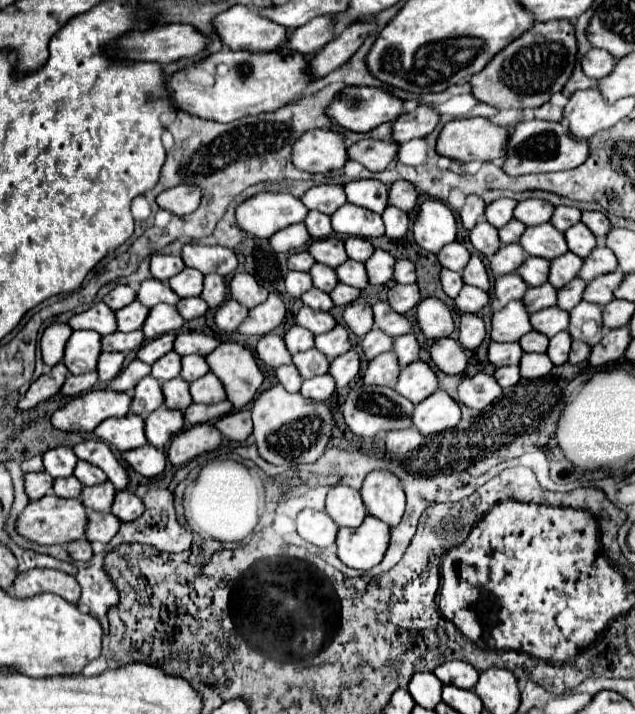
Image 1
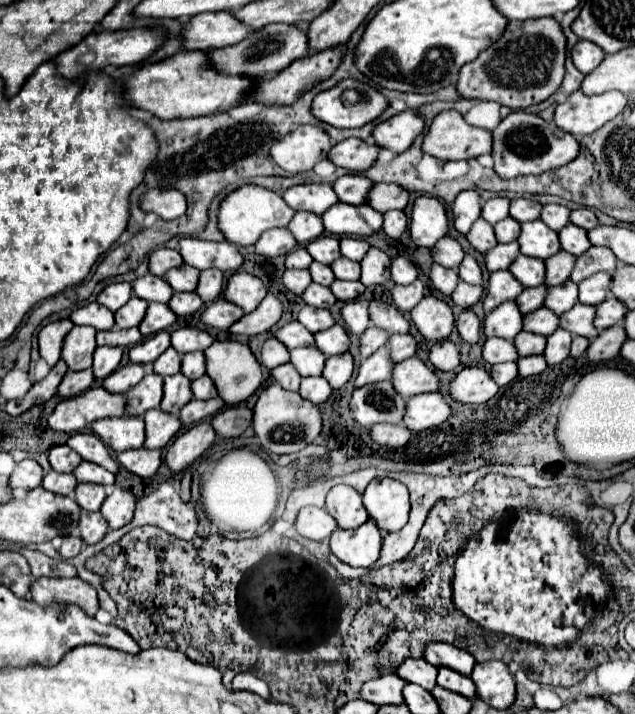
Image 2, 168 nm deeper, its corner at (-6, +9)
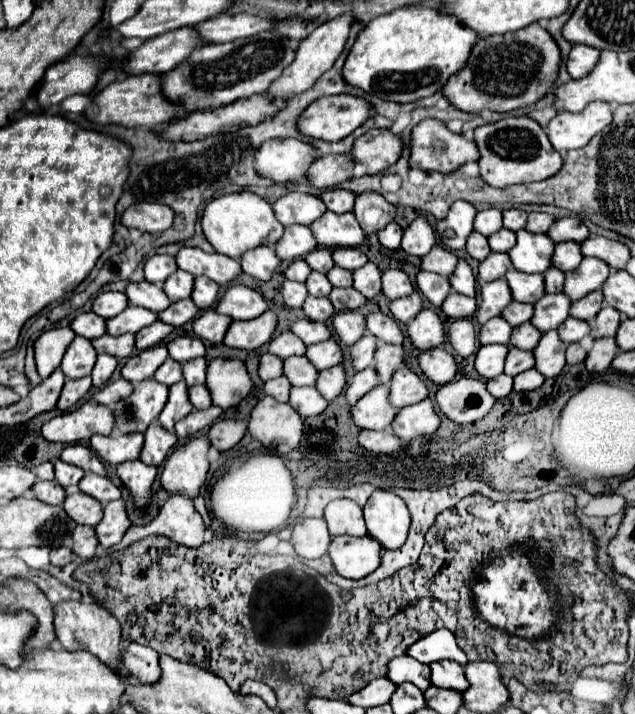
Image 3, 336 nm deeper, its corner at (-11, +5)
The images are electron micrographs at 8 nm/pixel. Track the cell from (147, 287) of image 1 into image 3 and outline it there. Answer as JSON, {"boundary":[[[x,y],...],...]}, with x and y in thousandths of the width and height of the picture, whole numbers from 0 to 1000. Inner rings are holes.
{"boundary":[[[228,392],[225,395],[203,395],[197,403],[197,412],[203,415],[203,423],[209,429],[225,429],[238,437],[254,437],[269,426],[263,412],[250,401],[228,395]]]}

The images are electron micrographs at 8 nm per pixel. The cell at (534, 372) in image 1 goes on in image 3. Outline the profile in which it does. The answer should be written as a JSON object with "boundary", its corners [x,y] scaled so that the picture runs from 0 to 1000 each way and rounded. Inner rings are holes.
{"boundary":[[[836,515],[836,518],[830,518],[830,521],[824,521],[824,524],[817,524],[817,527],[808,529],[808,546],[811,546],[811,549],[846,546],[846,543],[855,538],[855,532],[858,532],[858,529],[855,529],[843,515]]]}

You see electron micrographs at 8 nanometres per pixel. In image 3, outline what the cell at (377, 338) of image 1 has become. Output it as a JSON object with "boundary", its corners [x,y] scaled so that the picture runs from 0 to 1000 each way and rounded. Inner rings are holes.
{"boundary":[[[575,465],[572,473],[553,485],[553,493],[550,493],[550,496],[553,496],[553,504],[556,504],[556,515],[559,515],[562,521],[565,521],[565,518],[575,518],[578,513],[587,510],[591,487],[594,487],[591,471],[584,471],[581,465]]]}

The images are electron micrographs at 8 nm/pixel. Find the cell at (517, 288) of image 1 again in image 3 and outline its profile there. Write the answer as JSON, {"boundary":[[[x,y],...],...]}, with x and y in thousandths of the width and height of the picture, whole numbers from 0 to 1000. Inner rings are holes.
{"boundary":[[[786,389],[780,395],[757,398],[757,426],[748,437],[748,445],[754,454],[764,454],[767,448],[786,443],[786,437],[805,423],[805,409],[795,395],[795,389]]]}

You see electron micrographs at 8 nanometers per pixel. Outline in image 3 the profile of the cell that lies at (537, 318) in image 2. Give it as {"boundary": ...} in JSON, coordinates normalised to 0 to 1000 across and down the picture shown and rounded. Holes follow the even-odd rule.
{"boundary":[[[830,451],[830,454],[820,454],[820,457],[808,459],[808,465],[805,465],[805,482],[802,485],[824,487],[824,490],[839,490],[843,482],[849,479],[849,473],[852,473],[849,462]]]}

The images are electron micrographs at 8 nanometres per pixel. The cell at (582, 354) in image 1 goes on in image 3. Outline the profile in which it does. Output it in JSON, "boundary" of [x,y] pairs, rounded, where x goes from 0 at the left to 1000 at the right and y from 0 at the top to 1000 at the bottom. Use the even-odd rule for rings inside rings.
{"boundary":[[[899,482],[899,485],[893,485],[890,499],[893,499],[893,510],[915,510],[921,504],[924,493],[912,482]]]}

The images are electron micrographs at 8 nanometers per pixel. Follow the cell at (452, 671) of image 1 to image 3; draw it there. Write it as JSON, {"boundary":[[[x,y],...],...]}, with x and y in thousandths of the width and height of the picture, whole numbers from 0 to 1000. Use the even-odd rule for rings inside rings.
{"boundary":[[[685,882],[676,891],[666,891],[647,902],[641,916],[663,930],[679,930],[688,924],[717,924],[726,933],[735,930],[732,913],[720,905],[717,891],[707,882]]]}

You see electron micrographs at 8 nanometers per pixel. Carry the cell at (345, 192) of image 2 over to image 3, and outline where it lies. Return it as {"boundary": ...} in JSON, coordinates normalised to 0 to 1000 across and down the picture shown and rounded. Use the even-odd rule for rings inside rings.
{"boundary":[[[528,263],[528,266],[512,266],[506,272],[506,280],[509,280],[509,286],[512,286],[515,294],[521,294],[528,300],[543,300],[543,297],[553,297],[556,294],[559,272],[550,269],[550,266]]]}

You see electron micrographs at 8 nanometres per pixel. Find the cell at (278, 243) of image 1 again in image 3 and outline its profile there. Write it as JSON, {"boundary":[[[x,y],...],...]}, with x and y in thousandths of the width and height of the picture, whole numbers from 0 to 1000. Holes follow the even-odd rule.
{"boundary":[[[408,345],[398,347],[395,353],[386,353],[376,361],[376,370],[386,384],[398,387],[402,392],[420,395],[430,378],[439,373],[439,361],[433,359],[433,345]]]}

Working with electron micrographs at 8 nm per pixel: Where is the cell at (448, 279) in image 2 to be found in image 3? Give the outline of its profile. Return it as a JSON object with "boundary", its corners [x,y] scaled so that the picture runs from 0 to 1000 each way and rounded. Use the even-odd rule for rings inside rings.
{"boundary":[[[660,381],[657,384],[657,403],[685,431],[691,431],[698,426],[698,420],[704,417],[704,412],[710,409],[707,392],[701,387],[688,387],[679,381]]]}

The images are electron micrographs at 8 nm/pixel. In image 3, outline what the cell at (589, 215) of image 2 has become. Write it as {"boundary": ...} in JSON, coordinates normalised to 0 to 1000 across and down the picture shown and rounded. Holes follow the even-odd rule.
{"boundary":[[[896,303],[896,305],[874,308],[868,314],[868,319],[861,322],[861,331],[874,342],[880,342],[880,339],[918,339],[928,331],[928,322],[918,314],[918,308],[912,308],[909,303]]]}

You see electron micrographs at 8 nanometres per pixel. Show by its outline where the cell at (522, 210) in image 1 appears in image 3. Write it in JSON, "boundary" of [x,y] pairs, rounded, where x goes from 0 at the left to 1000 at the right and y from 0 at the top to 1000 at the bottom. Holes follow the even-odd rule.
{"boundary":[[[795,294],[792,297],[792,319],[798,319],[798,322],[808,322],[808,325],[814,325],[814,322],[820,322],[824,319],[824,314],[830,311],[830,297],[820,297],[820,294]]]}

